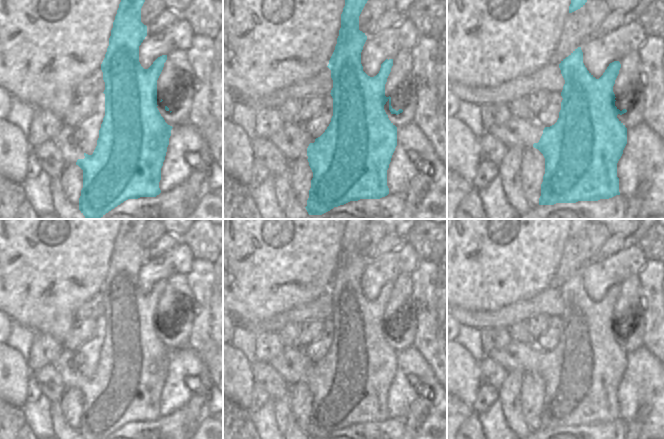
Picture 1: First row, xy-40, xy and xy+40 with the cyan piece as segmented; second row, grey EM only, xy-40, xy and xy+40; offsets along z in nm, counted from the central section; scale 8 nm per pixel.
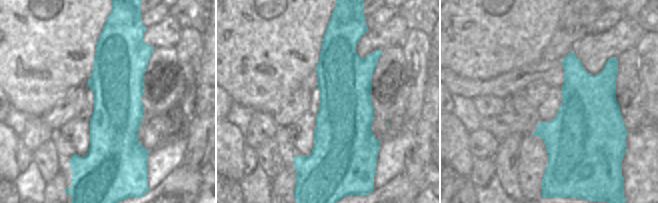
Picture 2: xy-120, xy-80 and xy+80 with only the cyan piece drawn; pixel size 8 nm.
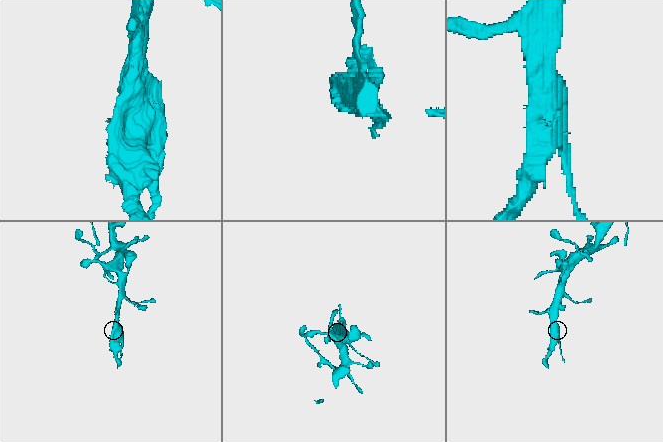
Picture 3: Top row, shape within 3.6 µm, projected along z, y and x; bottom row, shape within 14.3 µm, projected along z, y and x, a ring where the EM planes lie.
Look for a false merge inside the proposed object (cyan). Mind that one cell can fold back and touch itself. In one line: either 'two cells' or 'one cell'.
two cells

